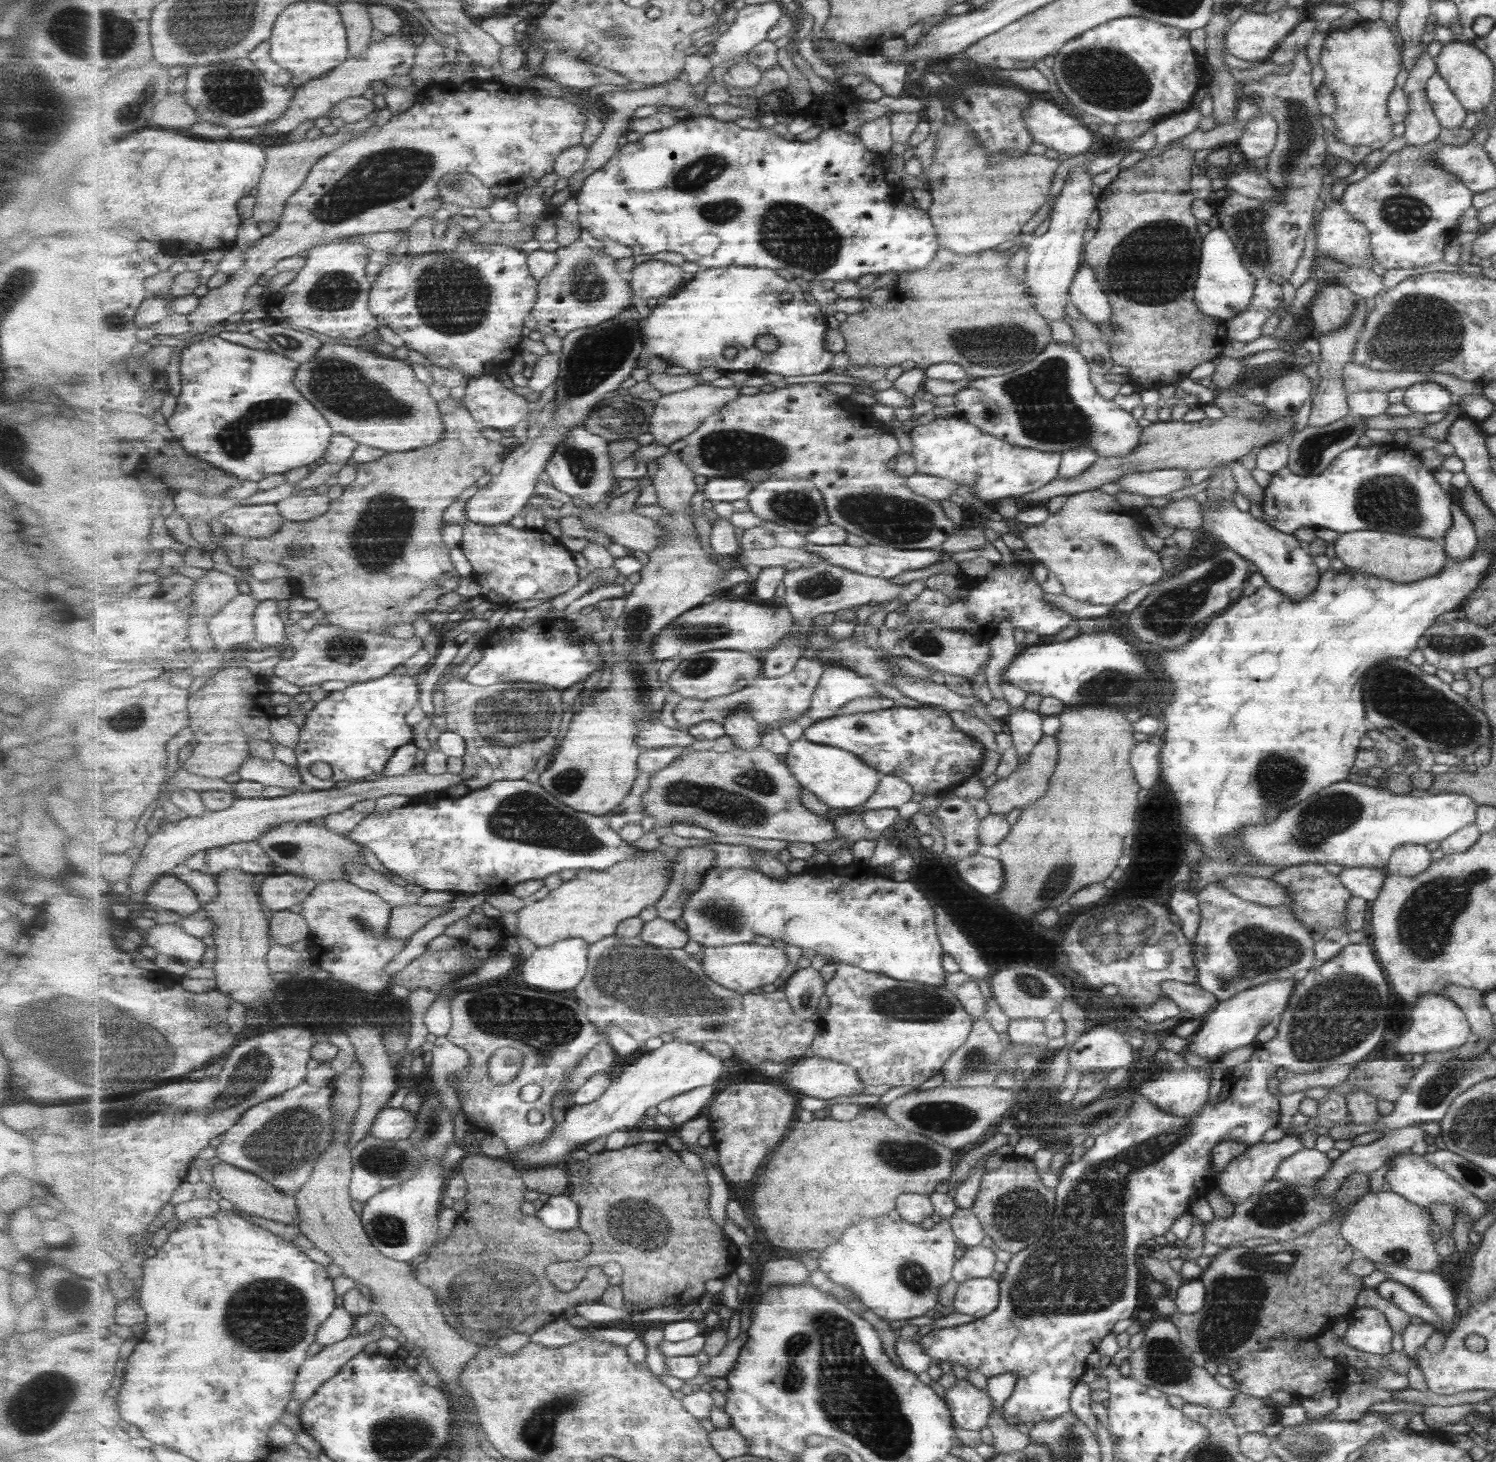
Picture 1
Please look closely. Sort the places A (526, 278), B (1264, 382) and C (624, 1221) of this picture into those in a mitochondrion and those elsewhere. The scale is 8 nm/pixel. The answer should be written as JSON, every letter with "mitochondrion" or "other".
{"A":"other","B":"other","C":"mitochondrion"}

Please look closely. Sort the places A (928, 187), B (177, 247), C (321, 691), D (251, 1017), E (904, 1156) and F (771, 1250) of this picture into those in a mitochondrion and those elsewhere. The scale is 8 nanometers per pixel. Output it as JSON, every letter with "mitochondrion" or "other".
{"A":"other","B":"other","C":"other","D":"other","E":"mitochondrion","F":"other"}

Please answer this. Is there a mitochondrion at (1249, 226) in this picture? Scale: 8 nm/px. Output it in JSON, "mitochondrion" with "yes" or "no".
{"mitochondrion":"yes"}

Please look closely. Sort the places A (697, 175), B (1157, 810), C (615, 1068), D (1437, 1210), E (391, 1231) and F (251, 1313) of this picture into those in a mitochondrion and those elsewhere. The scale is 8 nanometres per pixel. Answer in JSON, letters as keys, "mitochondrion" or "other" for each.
{"A":"mitochondrion","B":"other","C":"other","D":"other","E":"mitochondrion","F":"mitochondrion"}

